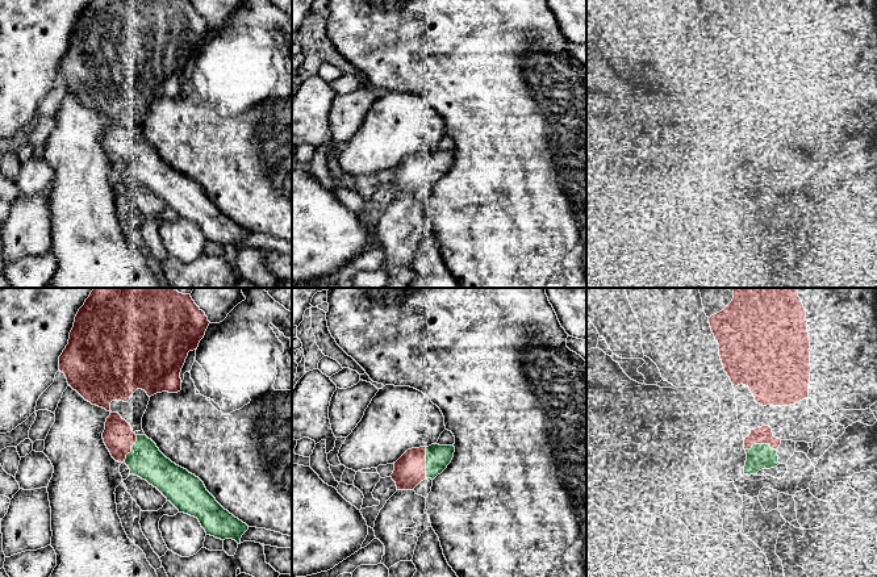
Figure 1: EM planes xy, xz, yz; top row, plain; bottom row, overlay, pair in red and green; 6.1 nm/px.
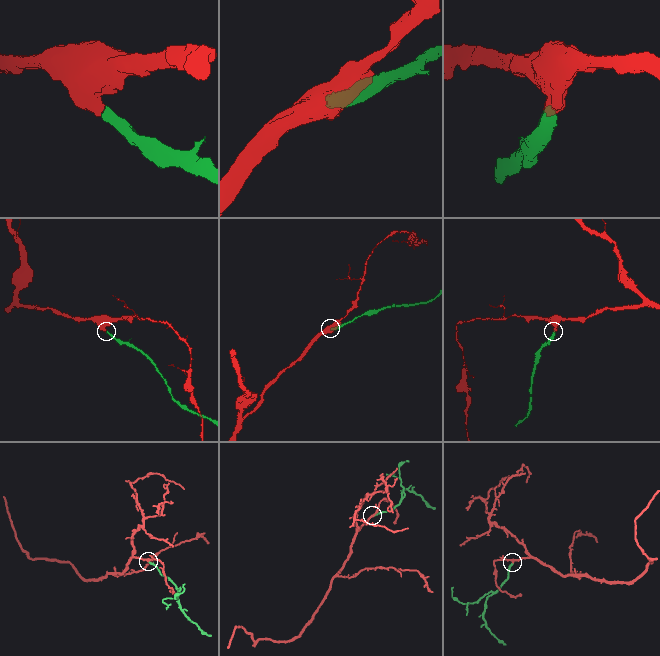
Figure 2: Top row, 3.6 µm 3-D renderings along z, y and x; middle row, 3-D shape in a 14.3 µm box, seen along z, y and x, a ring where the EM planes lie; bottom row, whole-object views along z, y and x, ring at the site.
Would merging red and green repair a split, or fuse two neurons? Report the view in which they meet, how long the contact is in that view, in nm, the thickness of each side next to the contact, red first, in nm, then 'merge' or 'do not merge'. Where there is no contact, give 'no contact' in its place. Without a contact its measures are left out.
meets red in yz; contact 190 nm long; 110 nm thick on the red side, 160 nm on the other; merge

